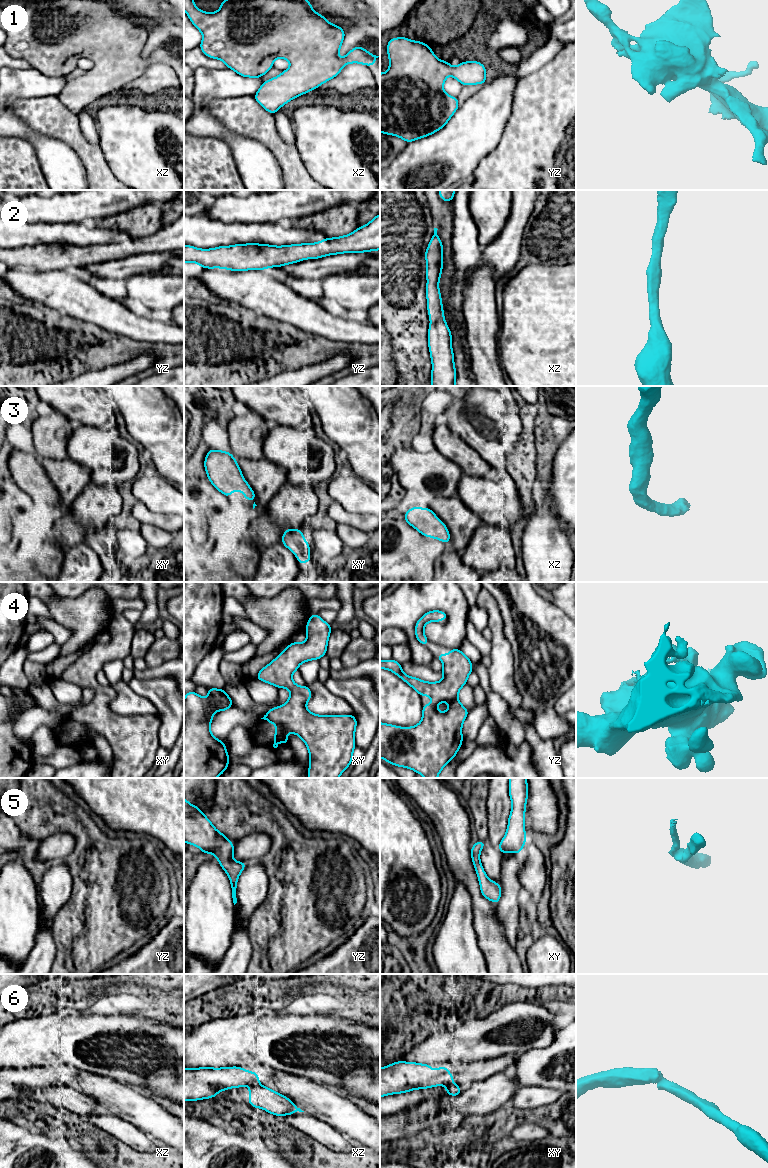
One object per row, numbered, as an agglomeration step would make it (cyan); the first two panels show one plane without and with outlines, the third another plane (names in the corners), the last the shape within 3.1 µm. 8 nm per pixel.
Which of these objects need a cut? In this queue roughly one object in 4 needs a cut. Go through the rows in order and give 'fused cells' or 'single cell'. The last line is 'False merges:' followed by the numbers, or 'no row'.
1: single cell
2: single cell
3: single cell
4: single cell
5: single cell
6: fused cells
False merges: 6

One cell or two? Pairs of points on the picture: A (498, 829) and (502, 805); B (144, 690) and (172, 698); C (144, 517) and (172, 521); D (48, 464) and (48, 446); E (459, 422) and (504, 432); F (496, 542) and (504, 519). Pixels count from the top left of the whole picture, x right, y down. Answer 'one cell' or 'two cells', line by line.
A: one cell
B: one cell
C: one cell
D: two cells
E: one cell
F: two cells

